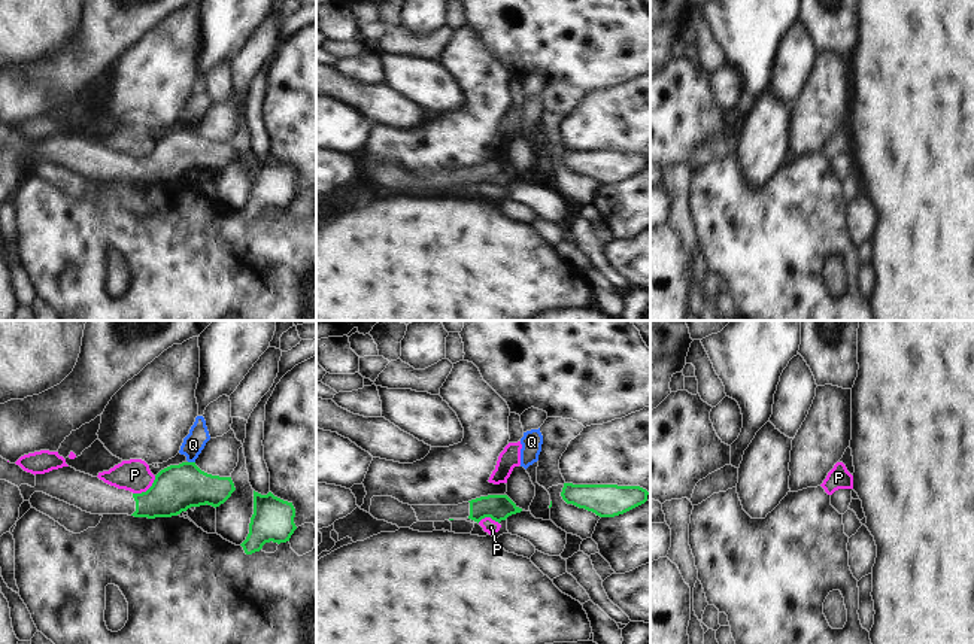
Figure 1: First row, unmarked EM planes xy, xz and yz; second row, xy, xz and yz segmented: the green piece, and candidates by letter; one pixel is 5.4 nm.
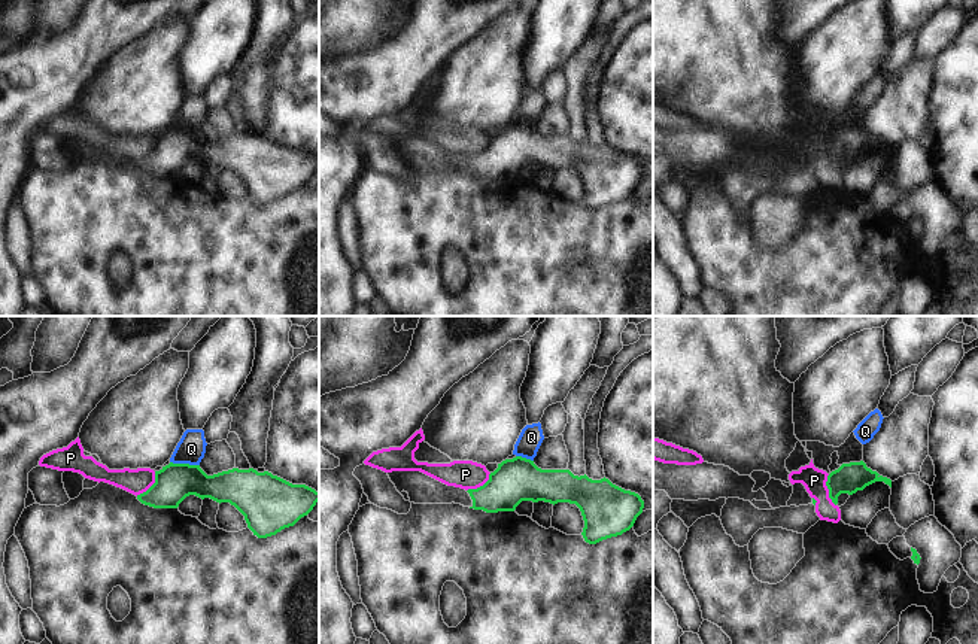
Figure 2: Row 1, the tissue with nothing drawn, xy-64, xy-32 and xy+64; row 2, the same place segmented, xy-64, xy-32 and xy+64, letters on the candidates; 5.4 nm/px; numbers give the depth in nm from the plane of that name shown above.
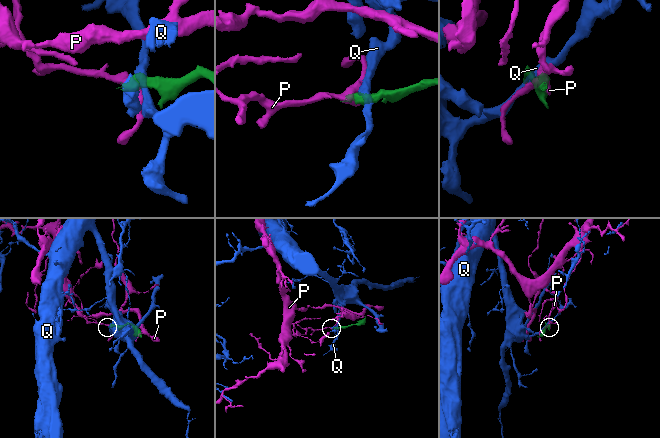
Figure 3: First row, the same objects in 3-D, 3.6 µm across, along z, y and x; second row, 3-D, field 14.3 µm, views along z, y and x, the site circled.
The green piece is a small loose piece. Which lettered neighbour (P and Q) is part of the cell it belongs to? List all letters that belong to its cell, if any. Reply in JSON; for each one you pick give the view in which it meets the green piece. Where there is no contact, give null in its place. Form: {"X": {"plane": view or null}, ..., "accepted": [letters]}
{"accepted": []}

